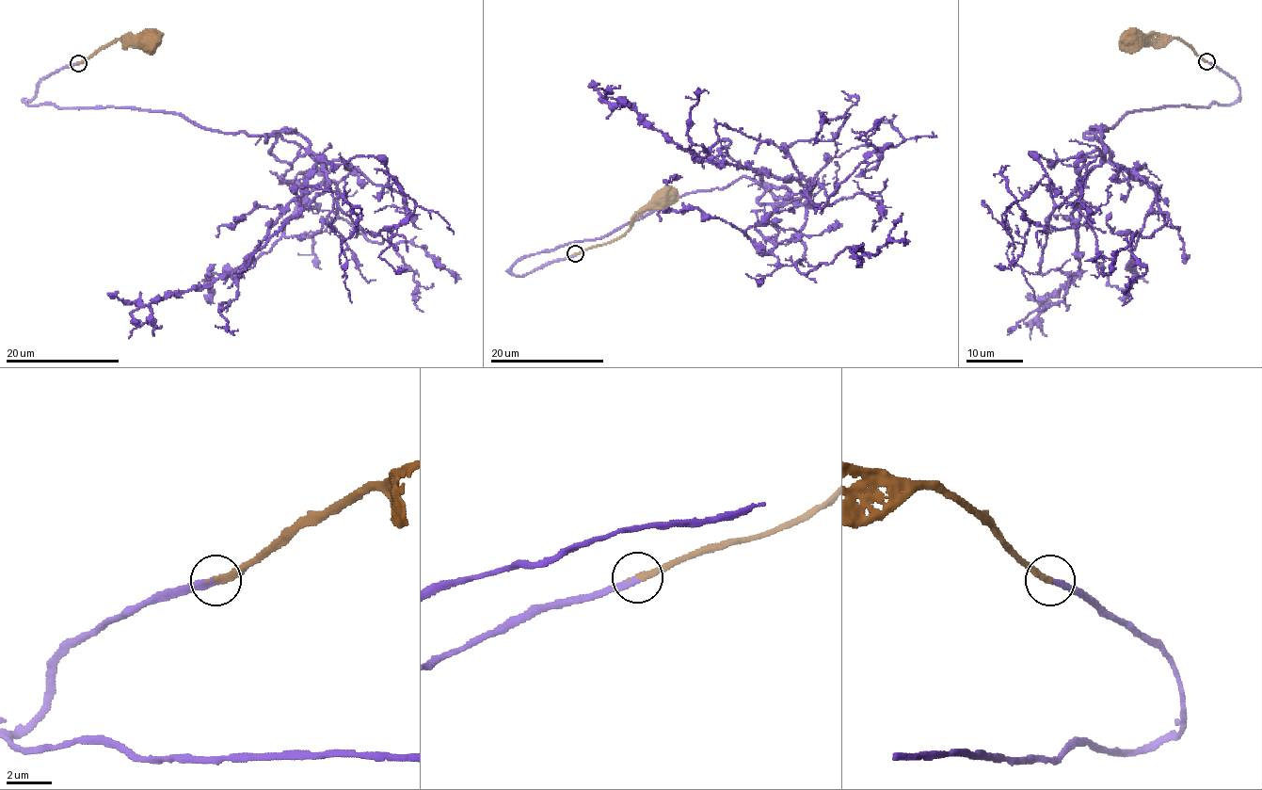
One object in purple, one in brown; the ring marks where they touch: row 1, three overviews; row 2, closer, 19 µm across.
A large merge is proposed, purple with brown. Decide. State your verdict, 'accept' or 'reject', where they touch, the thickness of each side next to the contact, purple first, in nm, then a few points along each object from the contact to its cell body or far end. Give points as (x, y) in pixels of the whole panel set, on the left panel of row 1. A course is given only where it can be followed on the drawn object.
accept | (78, 63) | 240/280 nm | purple via (78, 63), (26, 102), (174, 111), (317, 157), (241, 266), (136, 308), (129, 338) | brown via (78, 63), (118, 40), (146, 39), (149, 41)

